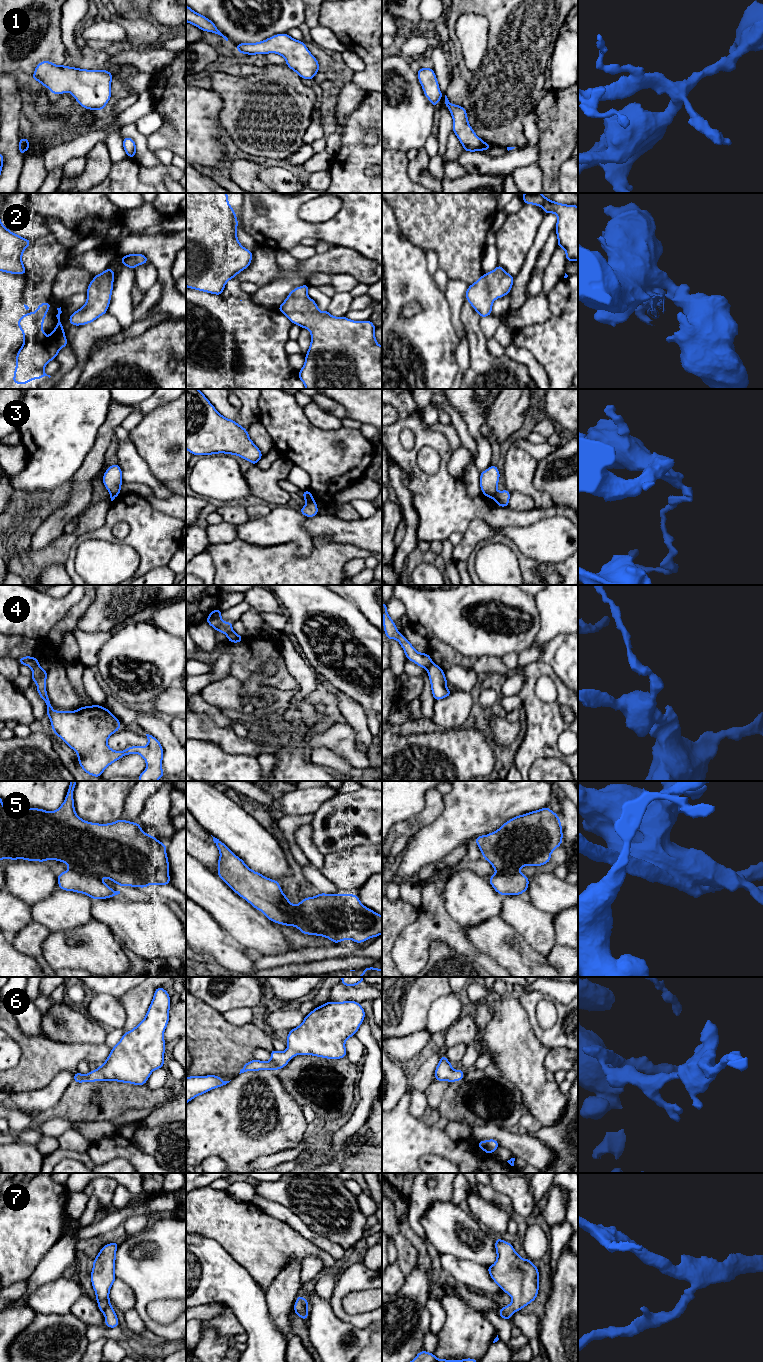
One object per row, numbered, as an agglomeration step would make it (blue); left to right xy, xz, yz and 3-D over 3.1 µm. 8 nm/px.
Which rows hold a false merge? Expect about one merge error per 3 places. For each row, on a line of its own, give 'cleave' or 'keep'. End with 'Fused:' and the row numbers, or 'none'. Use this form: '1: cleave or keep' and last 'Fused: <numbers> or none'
1: keep
2: keep
3: cleave
4: cleave
5: keep
6: keep
7: keep
Fused: 3, 4

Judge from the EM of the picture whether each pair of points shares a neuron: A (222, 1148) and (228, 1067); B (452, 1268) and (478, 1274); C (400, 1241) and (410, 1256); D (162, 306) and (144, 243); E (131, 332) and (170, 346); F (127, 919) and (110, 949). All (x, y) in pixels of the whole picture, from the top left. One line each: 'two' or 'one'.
A: two
B: one
C: one
D: one
E: two
F: two

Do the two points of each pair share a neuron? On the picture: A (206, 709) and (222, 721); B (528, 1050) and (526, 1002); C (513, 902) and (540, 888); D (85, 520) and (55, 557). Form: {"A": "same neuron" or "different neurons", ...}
{"A": "same neuron", "B": "different neurons", "C": "different neurons", "D": "same neuron"}

